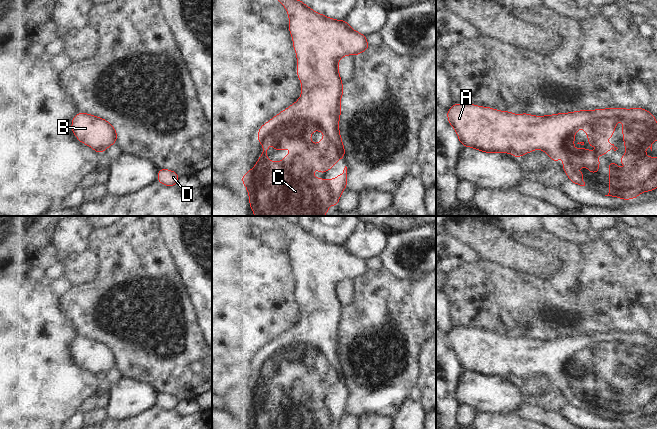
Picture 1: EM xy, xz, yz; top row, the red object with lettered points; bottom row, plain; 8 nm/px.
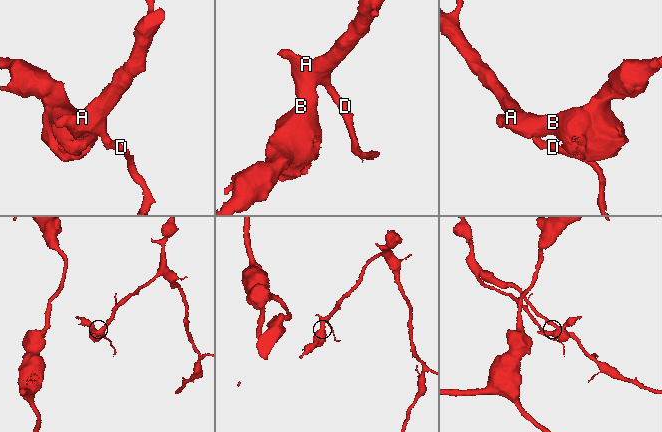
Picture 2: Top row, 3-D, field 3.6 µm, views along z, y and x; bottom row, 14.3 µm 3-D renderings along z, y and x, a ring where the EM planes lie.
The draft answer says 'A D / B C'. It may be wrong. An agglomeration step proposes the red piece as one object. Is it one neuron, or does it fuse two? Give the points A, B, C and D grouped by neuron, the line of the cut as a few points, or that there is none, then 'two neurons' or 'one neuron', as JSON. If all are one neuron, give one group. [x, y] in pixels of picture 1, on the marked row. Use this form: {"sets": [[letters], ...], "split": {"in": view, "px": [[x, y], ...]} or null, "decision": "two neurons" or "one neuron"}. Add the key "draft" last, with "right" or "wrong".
{"sets": [["A", "B", "C", "D"]], "split": null, "decision": "one neuron", "draft": "wrong"}

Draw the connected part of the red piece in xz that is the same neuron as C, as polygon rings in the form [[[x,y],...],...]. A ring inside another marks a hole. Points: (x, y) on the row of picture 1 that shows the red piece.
[[[279,0],[286,8],[289,16],[289,31],[293,39],[293,47],[297,55],[297,76],[302,84],[300,98],[287,109],[283,110],[259,128],[258,141],[263,146],[263,153],[256,165],[241,177],[248,194],[249,204],[255,216],[324,216],[329,205],[337,206],[339,197],[347,187],[347,167],[343,175],[338,173],[334,179],[316,179],[313,170],[318,169],[320,175],[343,158],[346,153],[339,132],[341,116],[340,100],[343,96],[343,83],[339,75],[339,60],[346,55],[359,55],[369,48],[366,36],[350,27],[346,20],[336,20],[313,11],[301,0]],[[322,131],[325,135],[319,143],[311,143],[311,133]],[[269,142],[274,150],[282,151],[285,147],[292,151],[284,156],[284,161],[268,161],[267,151]]]

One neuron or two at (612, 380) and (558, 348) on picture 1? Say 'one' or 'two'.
one

